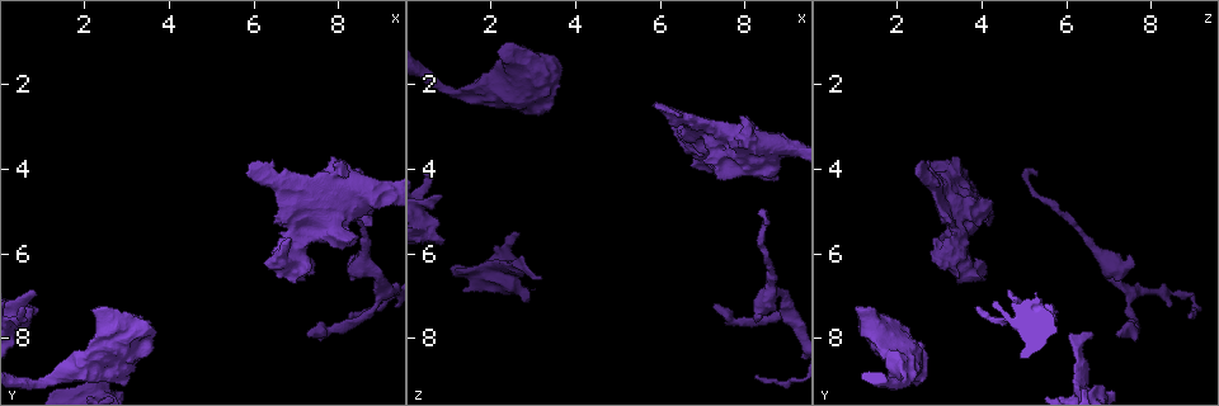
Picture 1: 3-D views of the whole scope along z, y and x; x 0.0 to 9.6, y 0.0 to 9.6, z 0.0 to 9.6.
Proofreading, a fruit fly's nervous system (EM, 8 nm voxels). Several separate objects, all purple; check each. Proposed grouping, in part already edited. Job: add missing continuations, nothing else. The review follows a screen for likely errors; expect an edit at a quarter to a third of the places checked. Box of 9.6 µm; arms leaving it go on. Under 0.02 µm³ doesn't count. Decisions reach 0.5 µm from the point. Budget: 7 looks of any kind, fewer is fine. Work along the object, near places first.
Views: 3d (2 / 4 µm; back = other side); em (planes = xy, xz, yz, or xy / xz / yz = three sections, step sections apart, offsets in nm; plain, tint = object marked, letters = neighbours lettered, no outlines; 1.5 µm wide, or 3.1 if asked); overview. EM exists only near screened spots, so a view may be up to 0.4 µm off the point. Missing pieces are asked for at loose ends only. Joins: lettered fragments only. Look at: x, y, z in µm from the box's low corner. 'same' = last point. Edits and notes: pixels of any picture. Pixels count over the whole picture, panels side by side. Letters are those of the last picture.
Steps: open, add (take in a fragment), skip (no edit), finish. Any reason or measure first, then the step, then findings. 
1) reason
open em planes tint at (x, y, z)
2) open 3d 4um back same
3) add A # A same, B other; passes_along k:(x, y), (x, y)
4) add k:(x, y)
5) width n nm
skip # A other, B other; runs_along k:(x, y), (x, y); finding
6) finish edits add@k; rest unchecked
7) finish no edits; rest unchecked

open 3d 2um at (8.55, 4.15, 5.35)

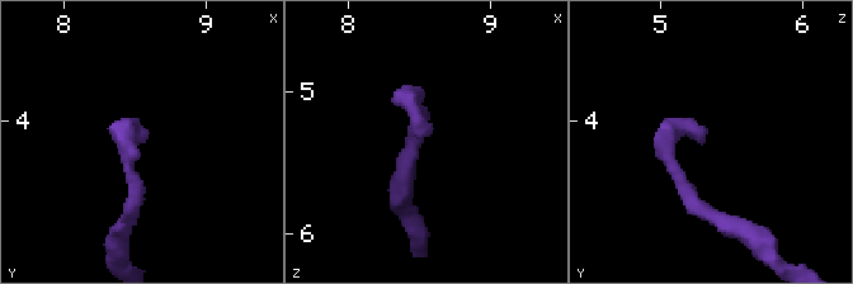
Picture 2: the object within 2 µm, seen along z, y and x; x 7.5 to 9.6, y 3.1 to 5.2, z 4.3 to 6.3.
open em planes letters at (8.50, 4.14, 5.32)

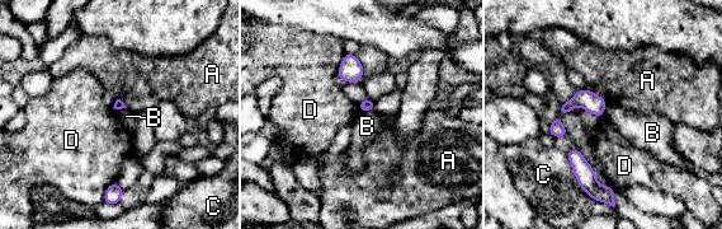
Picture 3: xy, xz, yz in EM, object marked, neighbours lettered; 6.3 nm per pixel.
longest_contact C 280 nm
skip # A other, B other, C other, D other; border 3:(372, 110), (360, 112); no lettered fragment goes on from it

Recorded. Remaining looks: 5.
an open end
open 3d 2um at (5.90, 3.95, 2.60)

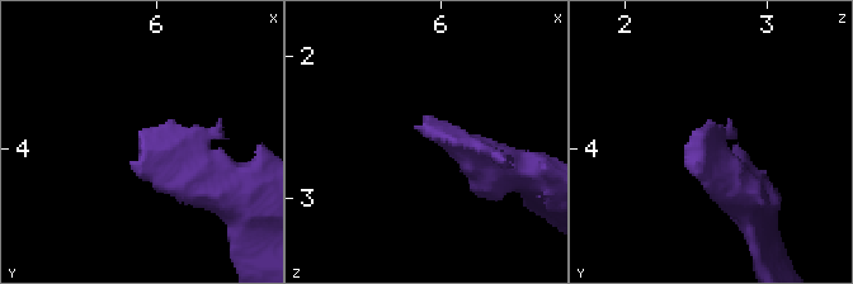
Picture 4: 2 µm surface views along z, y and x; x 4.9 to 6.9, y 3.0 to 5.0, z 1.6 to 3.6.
now the EM
open em planes letters at (5.88, 3.90, 2.56)

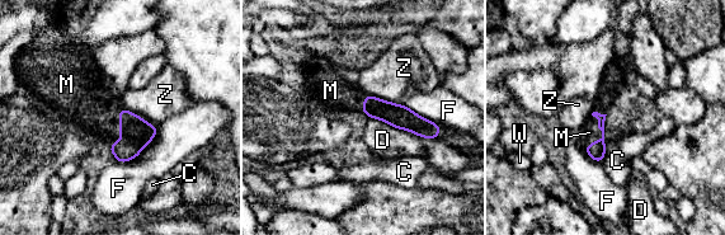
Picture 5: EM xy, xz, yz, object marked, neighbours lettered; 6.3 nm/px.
add M # C other, D other, F other, M same, W other, Z other; it goes on there

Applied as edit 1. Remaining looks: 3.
thin end
open em yz step 4 letters at (3.20, 8.00, 6.55)

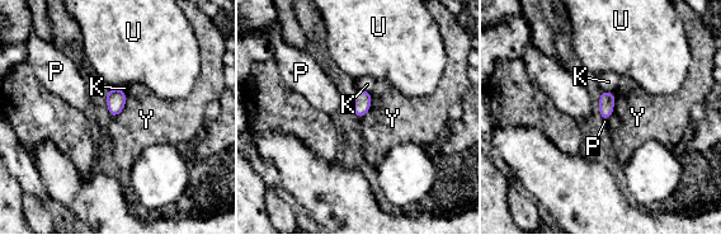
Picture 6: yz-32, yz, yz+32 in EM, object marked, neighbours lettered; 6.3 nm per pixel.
open em planes letters same

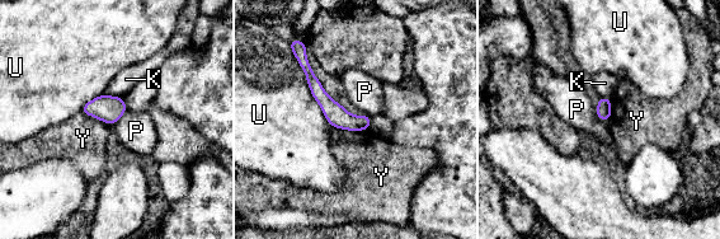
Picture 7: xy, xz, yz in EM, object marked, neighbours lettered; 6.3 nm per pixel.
skip # K other, P other, U other, Y other; runs_along 7:(310, 75), (346, 121), (366, 125); no lettered fragment goes on from it

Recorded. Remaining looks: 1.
finish edits add@5; rest unchecked

